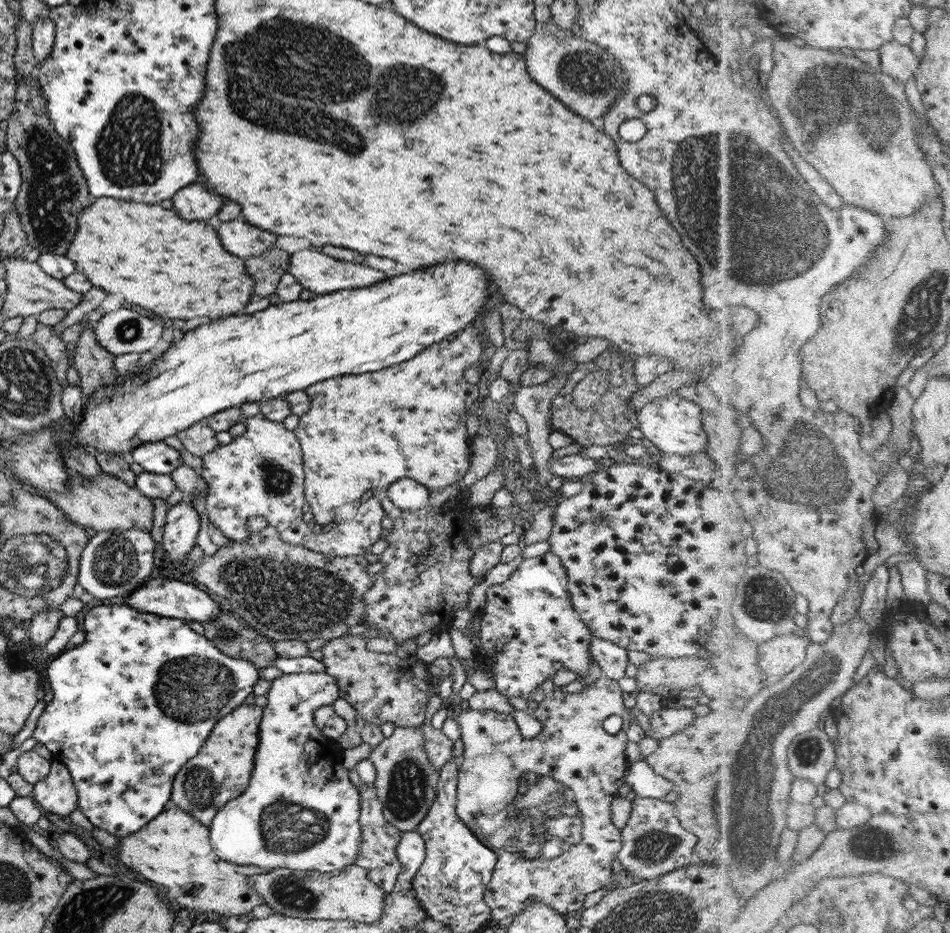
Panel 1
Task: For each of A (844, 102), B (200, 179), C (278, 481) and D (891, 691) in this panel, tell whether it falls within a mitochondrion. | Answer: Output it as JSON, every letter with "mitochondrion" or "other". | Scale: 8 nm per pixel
{"A":"mitochondrion","B":"other","C":"mitochondrion","D":"other"}

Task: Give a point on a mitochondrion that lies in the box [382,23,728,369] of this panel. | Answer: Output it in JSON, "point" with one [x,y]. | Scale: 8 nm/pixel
{"point":[580,71]}

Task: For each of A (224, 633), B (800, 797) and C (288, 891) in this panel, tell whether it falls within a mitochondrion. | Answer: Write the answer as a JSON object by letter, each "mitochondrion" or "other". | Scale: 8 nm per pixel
{"A":"mitochondrion","B":"other","C":"mitochondrion"}

